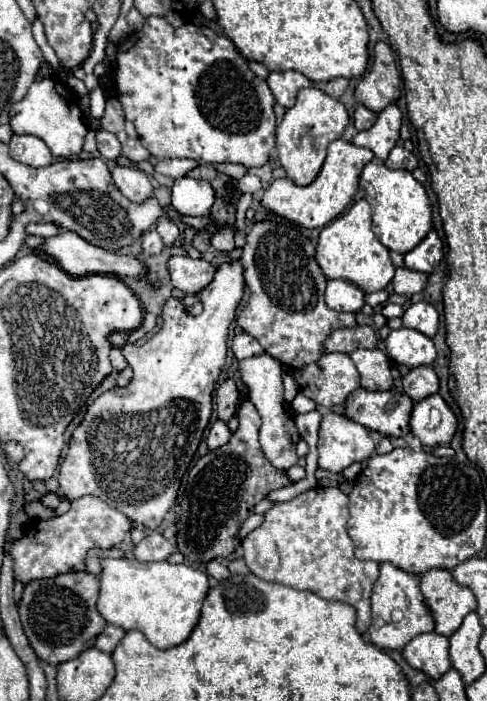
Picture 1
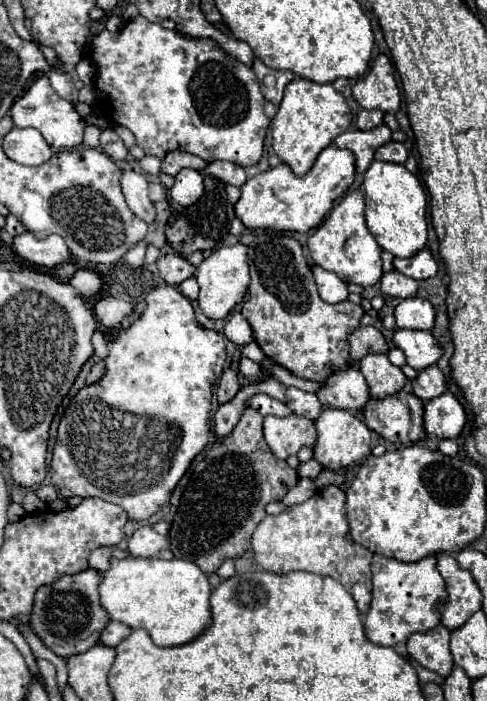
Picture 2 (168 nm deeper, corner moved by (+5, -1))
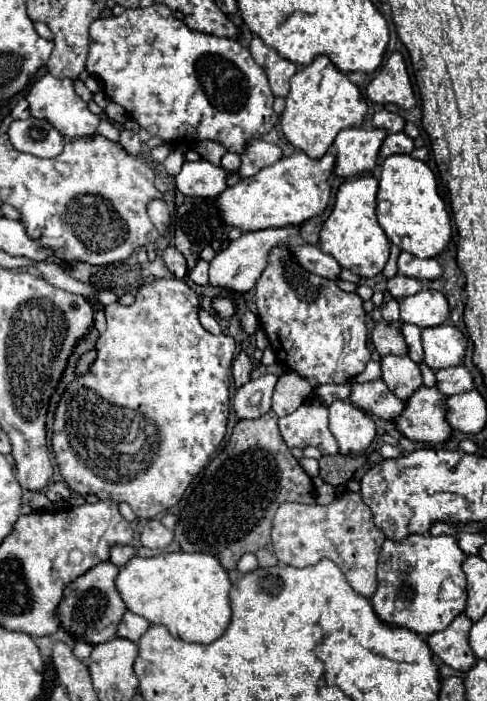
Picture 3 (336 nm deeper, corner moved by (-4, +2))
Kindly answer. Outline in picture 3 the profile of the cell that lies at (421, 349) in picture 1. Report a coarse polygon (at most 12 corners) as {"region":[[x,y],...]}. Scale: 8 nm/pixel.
{"region":[[453,325],[423,329],[425,365],[461,365],[467,337]]}

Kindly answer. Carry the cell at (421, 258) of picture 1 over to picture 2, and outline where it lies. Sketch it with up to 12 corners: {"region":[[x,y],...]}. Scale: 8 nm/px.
{"region":[[428,248],[394,258],[394,268],[414,280],[432,278],[438,264]]}

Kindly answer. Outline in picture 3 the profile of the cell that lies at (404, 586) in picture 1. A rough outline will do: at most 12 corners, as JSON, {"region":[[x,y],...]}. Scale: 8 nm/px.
{"region":[[453,535],[385,539],[375,613],[419,635],[443,631],[465,597]]}

